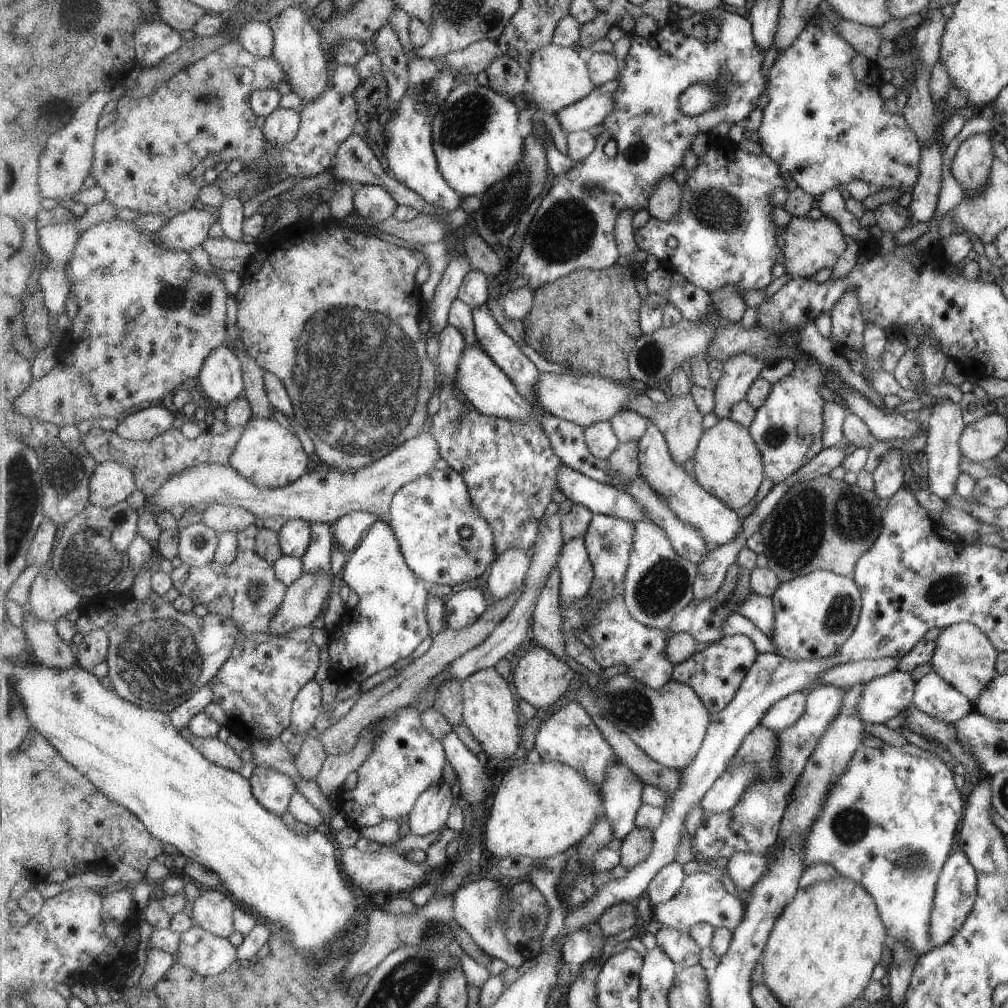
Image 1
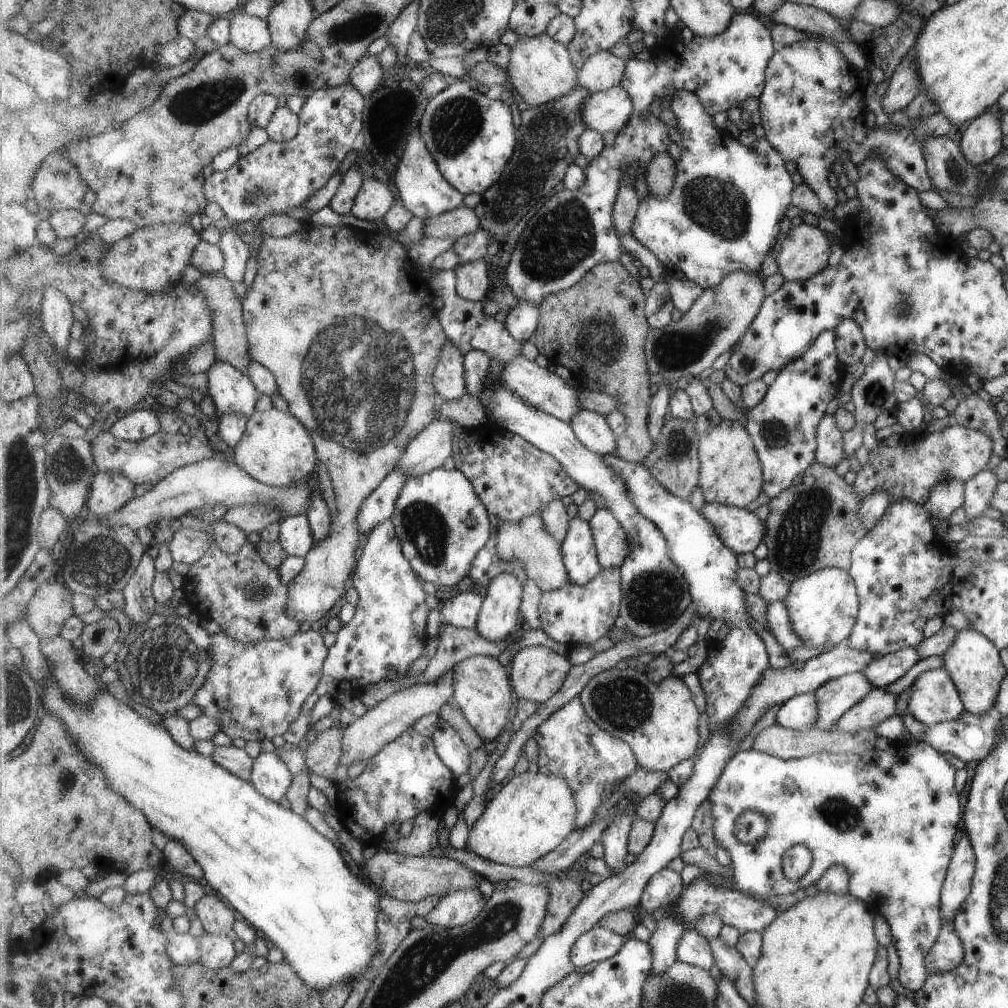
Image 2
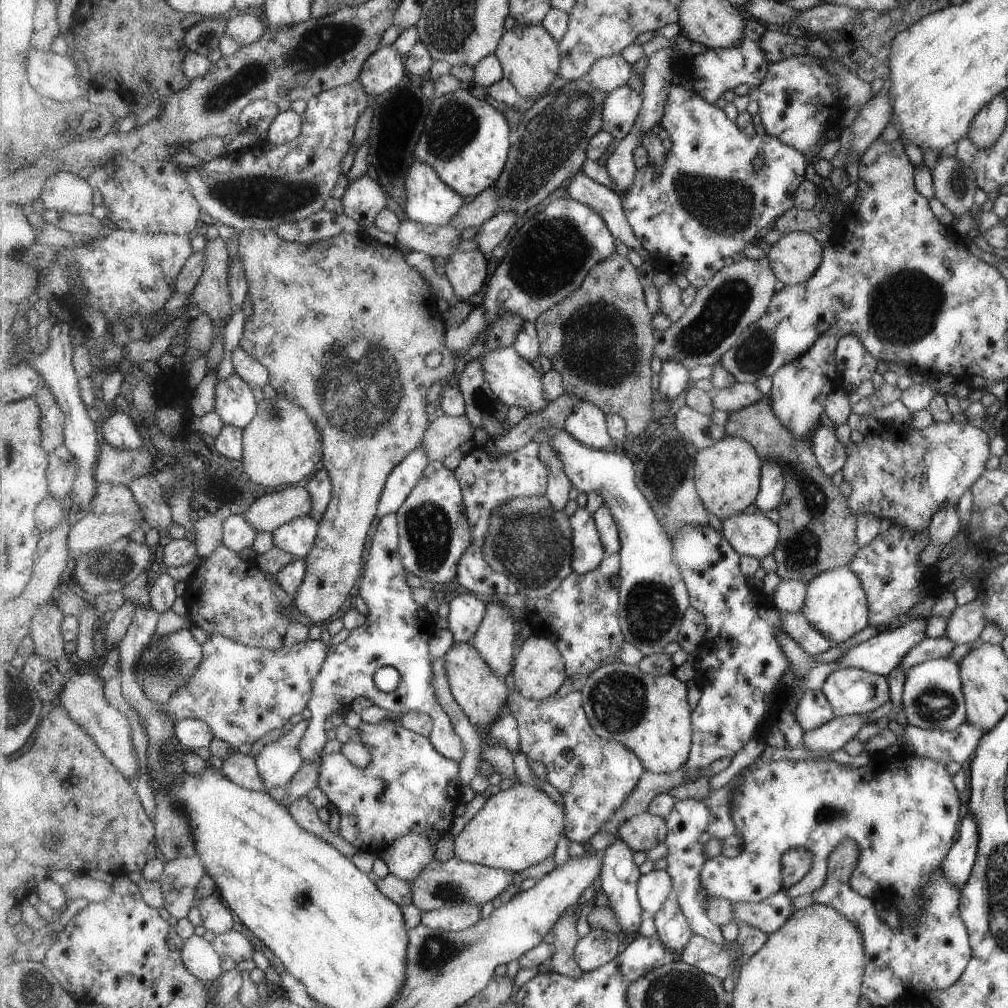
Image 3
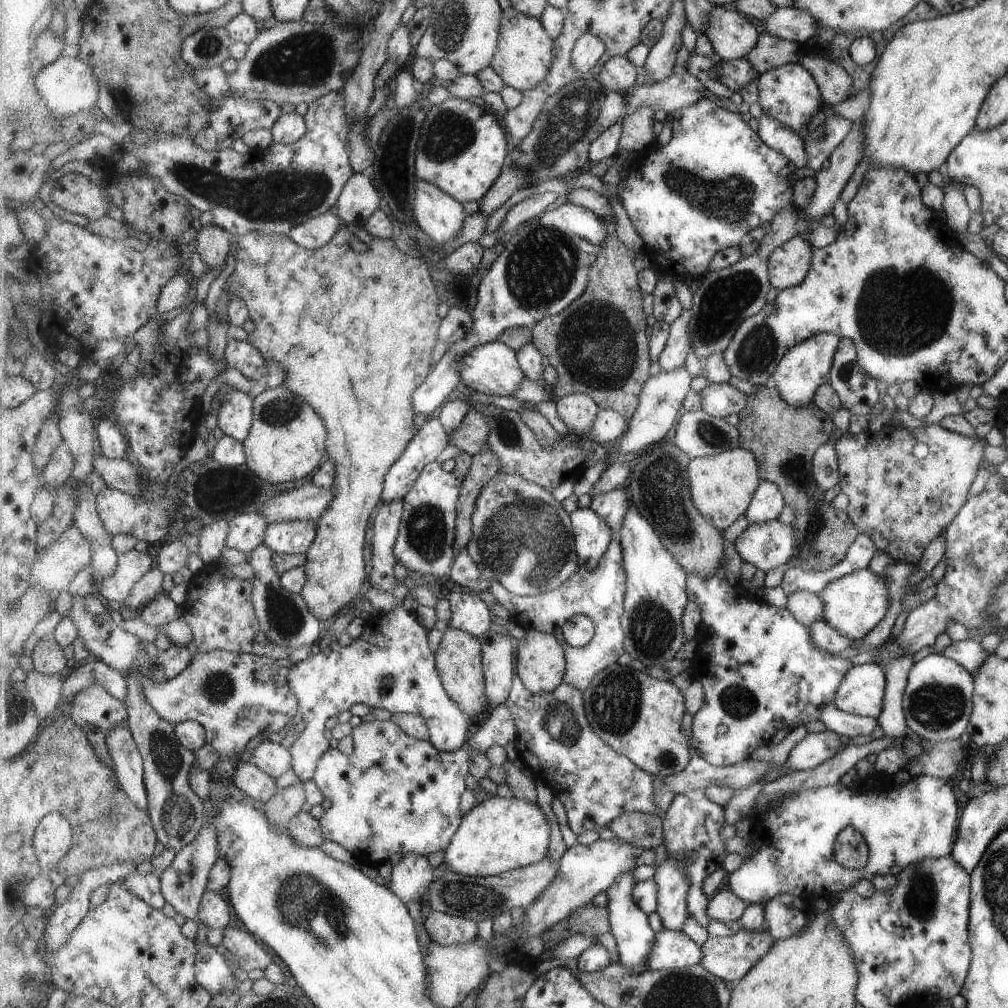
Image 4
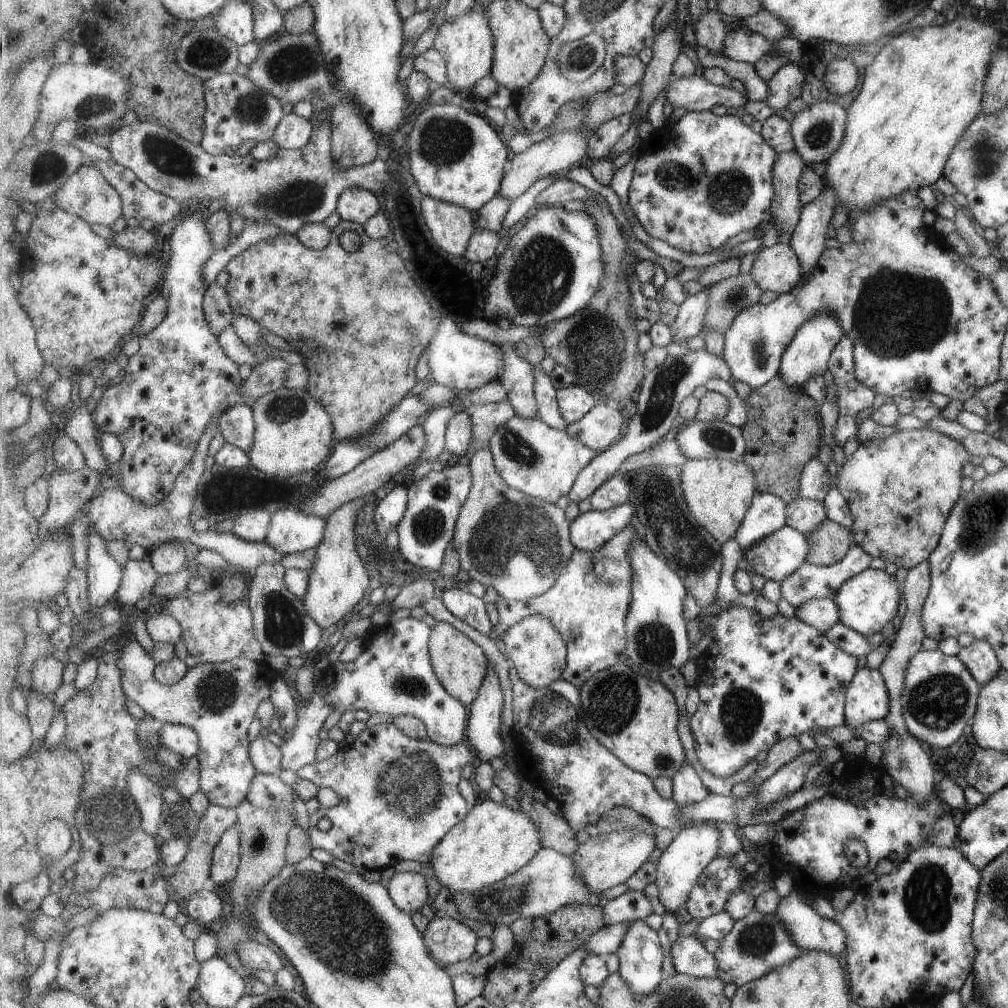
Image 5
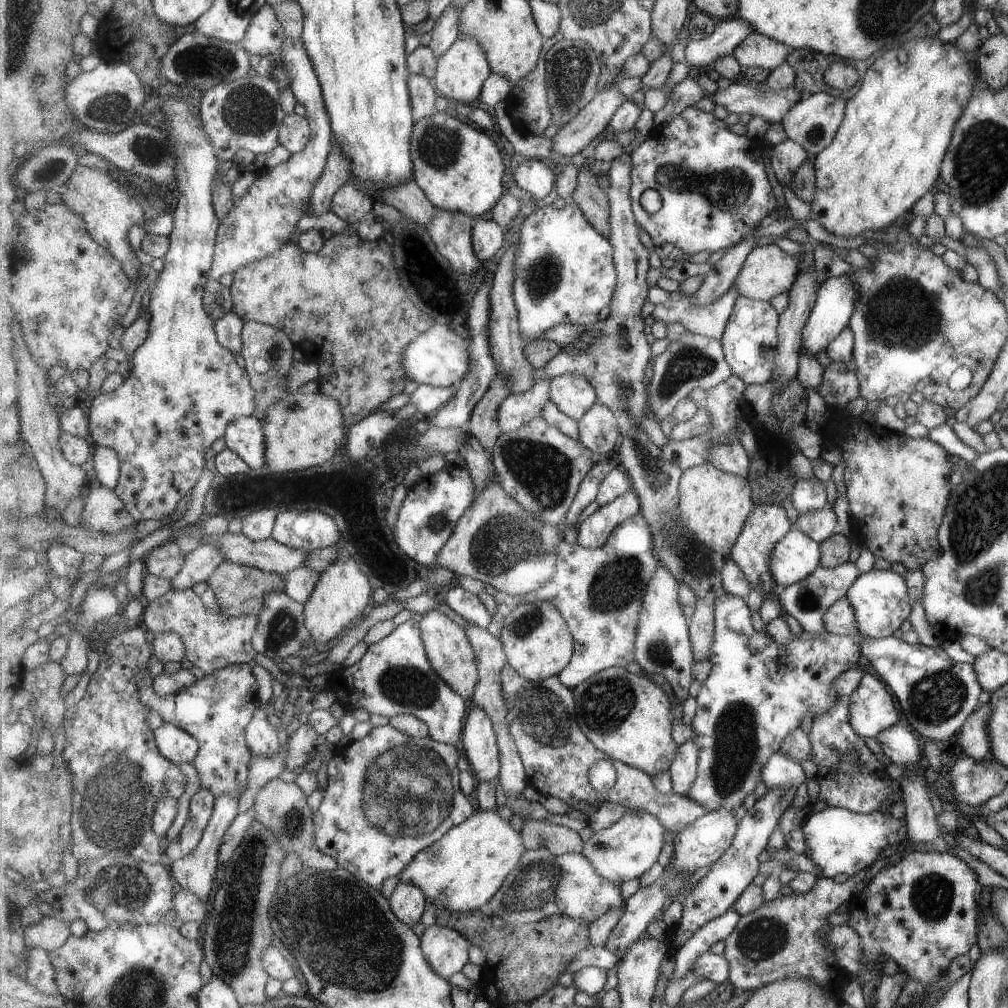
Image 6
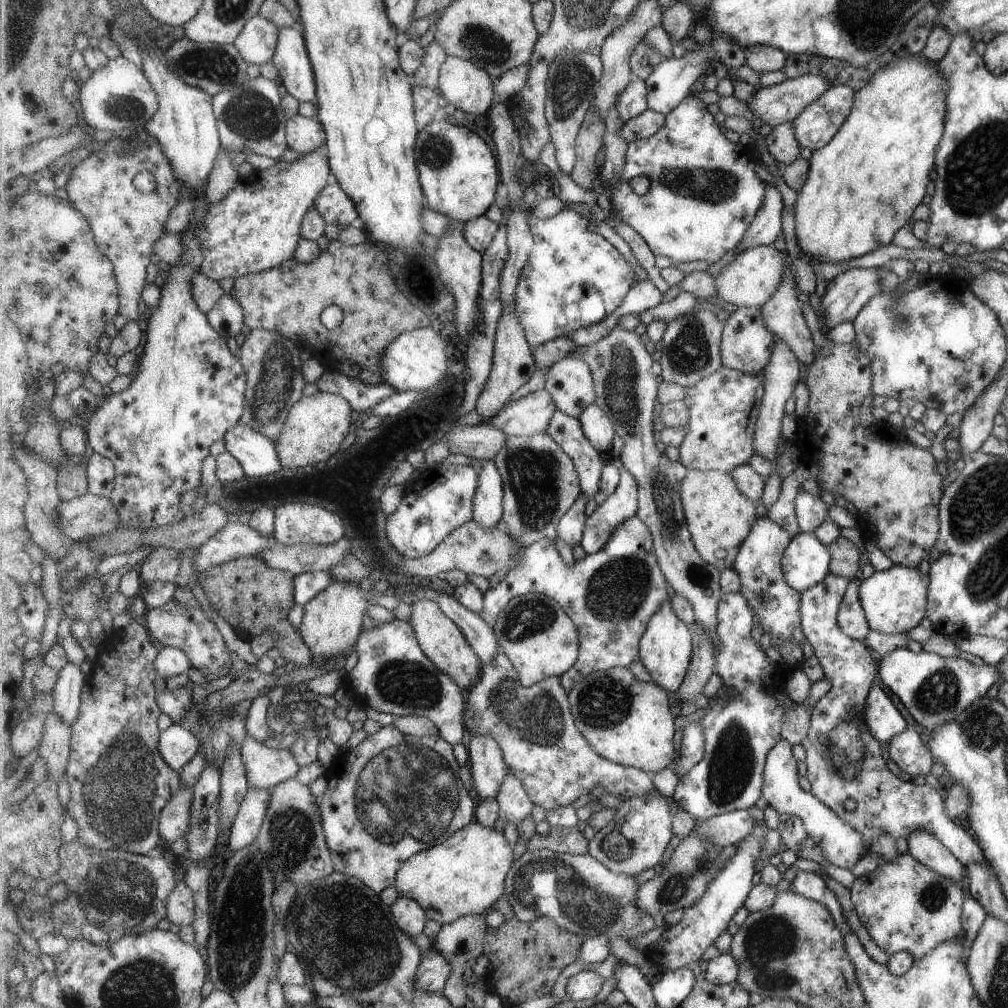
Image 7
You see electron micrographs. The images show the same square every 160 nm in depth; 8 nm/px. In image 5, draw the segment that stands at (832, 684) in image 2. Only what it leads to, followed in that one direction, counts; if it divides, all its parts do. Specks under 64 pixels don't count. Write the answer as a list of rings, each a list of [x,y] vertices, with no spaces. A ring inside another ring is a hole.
[[[877,669],[856,670],[844,693],[844,725],[854,729],[861,723],[884,719],[889,710],[888,690]]]

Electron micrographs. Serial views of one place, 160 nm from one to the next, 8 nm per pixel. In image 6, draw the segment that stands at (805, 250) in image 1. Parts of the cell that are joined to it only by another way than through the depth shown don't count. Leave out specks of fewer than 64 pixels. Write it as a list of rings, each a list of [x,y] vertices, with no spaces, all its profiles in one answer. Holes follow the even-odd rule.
[[[776,245],[754,248],[736,278],[741,295],[768,301],[788,292],[800,274],[801,259],[787,254]]]

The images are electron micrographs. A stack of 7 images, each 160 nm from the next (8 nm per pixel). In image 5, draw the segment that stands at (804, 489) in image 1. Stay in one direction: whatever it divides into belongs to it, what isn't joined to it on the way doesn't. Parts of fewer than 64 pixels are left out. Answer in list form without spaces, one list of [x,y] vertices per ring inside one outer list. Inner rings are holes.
[[[779,374],[745,398],[747,423],[742,427],[746,451],[741,460],[753,467],[758,492],[772,490],[792,503],[800,497],[801,468],[818,453],[820,422],[814,400],[804,390],[787,386]],[[826,518],[804,535],[811,547],[807,562],[826,567],[840,561],[850,549],[851,535],[853,532],[849,528]]]

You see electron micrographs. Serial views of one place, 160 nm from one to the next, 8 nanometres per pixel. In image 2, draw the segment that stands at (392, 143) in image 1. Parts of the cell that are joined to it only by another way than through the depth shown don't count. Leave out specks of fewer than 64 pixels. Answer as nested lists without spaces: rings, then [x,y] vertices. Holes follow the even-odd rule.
[[[420,126],[410,134],[405,150],[400,155],[394,180],[403,204],[420,219],[436,217],[463,205],[465,195],[441,172],[436,158],[433,158],[428,144],[423,140]]]

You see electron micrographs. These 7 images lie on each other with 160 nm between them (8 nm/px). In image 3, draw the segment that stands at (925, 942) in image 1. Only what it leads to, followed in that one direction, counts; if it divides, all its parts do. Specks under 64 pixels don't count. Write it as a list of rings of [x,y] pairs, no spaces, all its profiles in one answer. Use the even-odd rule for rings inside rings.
[[[898,748],[894,754],[885,753],[883,756],[871,757],[867,764],[861,767],[853,767],[852,765],[840,765],[835,761],[793,761],[793,760],[777,760],[765,761],[759,757],[755,759],[746,769],[742,770],[742,779],[738,785],[733,789],[732,809],[730,810],[731,818],[736,824],[736,834],[742,839],[742,851],[733,858],[727,858],[722,855],[717,855],[709,859],[701,871],[702,888],[707,892],[707,899],[711,897],[723,897],[732,900],[734,903],[758,903],[764,901],[766,898],[777,894],[784,889],[783,876],[783,855],[793,847],[802,846],[809,851],[812,856],[812,863],[803,876],[801,882],[794,884],[789,888],[788,893],[791,898],[801,896],[802,894],[811,894],[813,890],[819,889],[824,884],[827,874],[827,856],[839,845],[842,839],[850,839],[856,842],[856,847],[860,852],[859,861],[856,867],[851,872],[848,879],[848,884],[856,891],[858,895],[871,899],[873,903],[881,902],[888,904],[895,904],[899,909],[899,914],[904,915],[904,922],[908,926],[912,925],[912,921],[916,913],[920,910],[922,904],[922,887],[925,887],[931,879],[931,874],[935,870],[941,869],[944,858],[948,855],[948,851],[952,849],[951,842],[954,842],[953,834],[955,834],[955,826],[959,822],[959,798],[957,798],[957,790],[951,784],[951,776],[945,770],[945,765],[942,762],[932,760],[929,758],[922,758],[911,755],[904,749]]]

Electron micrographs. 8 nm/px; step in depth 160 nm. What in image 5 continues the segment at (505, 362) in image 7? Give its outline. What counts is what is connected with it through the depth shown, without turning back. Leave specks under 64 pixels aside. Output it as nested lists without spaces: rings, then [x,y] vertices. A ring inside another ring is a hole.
[[[490,447],[480,450],[472,458],[470,466],[474,483],[461,509],[453,540],[460,554],[462,569],[484,586],[494,587],[499,596],[506,599],[522,601],[540,597],[556,585],[576,552],[572,541],[572,522],[567,518],[565,509],[559,508],[556,503],[532,497],[512,487],[496,467]]]

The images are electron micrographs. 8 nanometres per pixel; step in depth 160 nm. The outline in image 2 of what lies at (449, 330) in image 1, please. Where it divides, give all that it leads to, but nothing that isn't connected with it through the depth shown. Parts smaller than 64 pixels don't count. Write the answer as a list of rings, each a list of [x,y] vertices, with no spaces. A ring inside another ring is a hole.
[[[449,339],[440,352],[434,374],[438,394],[445,400],[461,398],[468,392],[465,372],[466,355]]]

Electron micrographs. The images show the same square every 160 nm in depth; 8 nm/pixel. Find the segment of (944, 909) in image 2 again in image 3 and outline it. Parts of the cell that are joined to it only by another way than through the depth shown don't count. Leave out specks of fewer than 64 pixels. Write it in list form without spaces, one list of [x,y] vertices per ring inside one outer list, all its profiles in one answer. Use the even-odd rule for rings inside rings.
[[[967,812],[961,820],[957,839],[954,840],[953,847],[948,851],[941,866],[945,880],[953,882],[957,888],[961,888],[971,876],[976,861],[977,842],[979,832],[975,818],[971,812]]]

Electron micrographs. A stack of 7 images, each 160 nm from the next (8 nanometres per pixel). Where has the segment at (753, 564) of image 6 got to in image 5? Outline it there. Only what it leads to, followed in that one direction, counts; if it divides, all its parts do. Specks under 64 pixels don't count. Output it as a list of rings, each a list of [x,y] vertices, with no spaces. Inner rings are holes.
[[[772,490],[758,492],[736,532],[744,552],[756,542],[787,525],[787,509],[788,503],[783,496]]]

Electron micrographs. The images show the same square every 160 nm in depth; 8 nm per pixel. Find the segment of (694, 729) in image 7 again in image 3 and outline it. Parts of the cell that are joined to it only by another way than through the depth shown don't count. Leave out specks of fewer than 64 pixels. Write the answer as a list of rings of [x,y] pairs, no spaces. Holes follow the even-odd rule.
[[[678,799],[677,804],[666,818],[666,821],[669,829],[665,840],[665,844],[668,847],[666,857],[668,862],[667,872],[673,879],[674,889],[672,894],[679,900],[695,935],[701,935],[711,940],[711,942],[725,945],[727,940],[721,927],[718,927],[709,918],[707,909],[708,899],[697,898],[697,892],[702,888],[701,871],[709,860],[703,854],[705,845],[699,842],[699,836],[706,831],[707,825],[710,823],[709,807],[703,801],[698,801],[697,799]]]

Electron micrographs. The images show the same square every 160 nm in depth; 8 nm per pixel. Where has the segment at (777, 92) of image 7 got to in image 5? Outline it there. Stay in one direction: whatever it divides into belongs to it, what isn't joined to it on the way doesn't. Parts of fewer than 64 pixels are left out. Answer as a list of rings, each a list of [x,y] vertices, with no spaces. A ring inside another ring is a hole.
[[[696,75],[673,79],[665,92],[673,108],[684,108],[687,112],[709,111],[717,104],[739,108],[749,99],[733,87],[716,86]]]

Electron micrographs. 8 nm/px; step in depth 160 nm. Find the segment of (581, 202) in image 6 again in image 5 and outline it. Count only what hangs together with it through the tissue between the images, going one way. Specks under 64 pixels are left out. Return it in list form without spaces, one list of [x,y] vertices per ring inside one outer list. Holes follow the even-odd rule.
[[[597,196],[593,201],[585,201],[585,206],[600,230],[604,281],[585,308],[570,317],[549,323],[540,337],[548,354],[577,378],[578,383],[575,384],[584,386],[588,391],[596,391],[609,399],[608,402],[622,407],[642,385],[648,373],[645,368],[645,353],[637,346],[640,332],[635,329],[631,293],[622,289],[624,259],[628,247],[617,218],[603,198]]]

